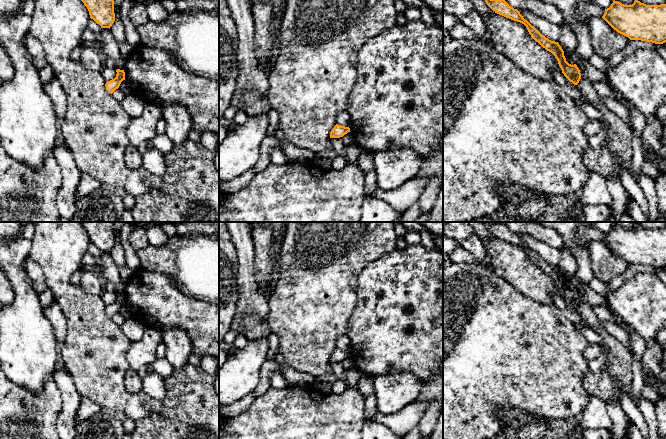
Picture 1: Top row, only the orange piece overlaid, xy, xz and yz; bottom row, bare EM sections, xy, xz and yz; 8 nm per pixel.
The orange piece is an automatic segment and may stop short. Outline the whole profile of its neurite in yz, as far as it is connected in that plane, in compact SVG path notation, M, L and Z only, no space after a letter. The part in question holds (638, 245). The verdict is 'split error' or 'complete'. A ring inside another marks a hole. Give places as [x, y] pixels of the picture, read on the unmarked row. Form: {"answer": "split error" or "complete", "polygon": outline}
{"answer": "complete", "polygon": "M635 223L632 229L624 229L614 224L602 242L630 264L666 266L666 228L646 229Z"}

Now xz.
{"answer": "complete", "polygon": "M336 348L330 356L330 362L340 362L343 361L348 356L350 356L349 351Z"}

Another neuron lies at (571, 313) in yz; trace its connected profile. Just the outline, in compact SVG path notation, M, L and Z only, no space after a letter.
M554 296L554 303L571 322L588 327L587 322L581 318L576 309L570 306L562 296Z

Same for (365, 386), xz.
M363 374L358 381L357 388L360 394L367 398L370 394L374 392L374 380L373 376Z

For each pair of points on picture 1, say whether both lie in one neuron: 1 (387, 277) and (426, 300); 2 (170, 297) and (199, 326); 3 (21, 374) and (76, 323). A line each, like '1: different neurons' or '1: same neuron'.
1: same neuron
2: same neuron
3: different neurons

